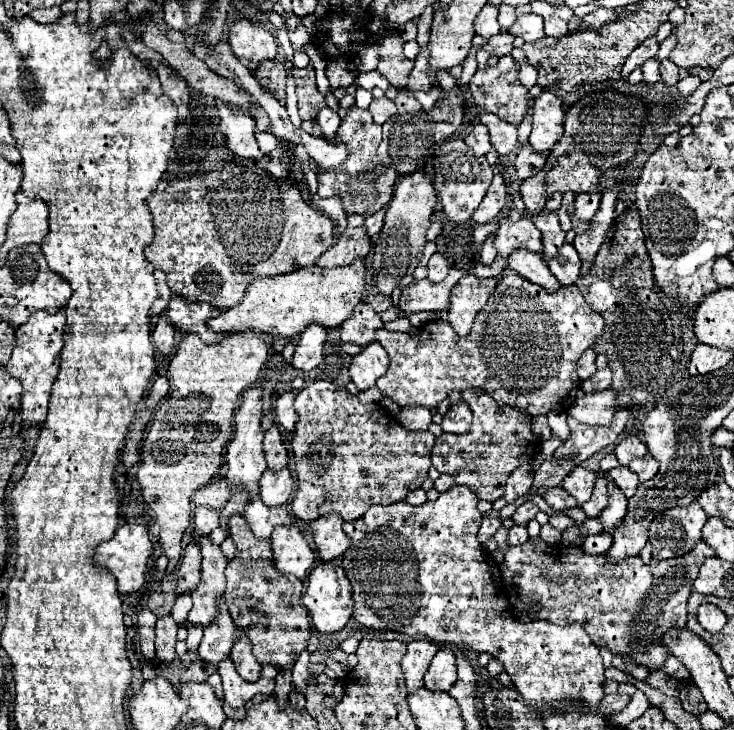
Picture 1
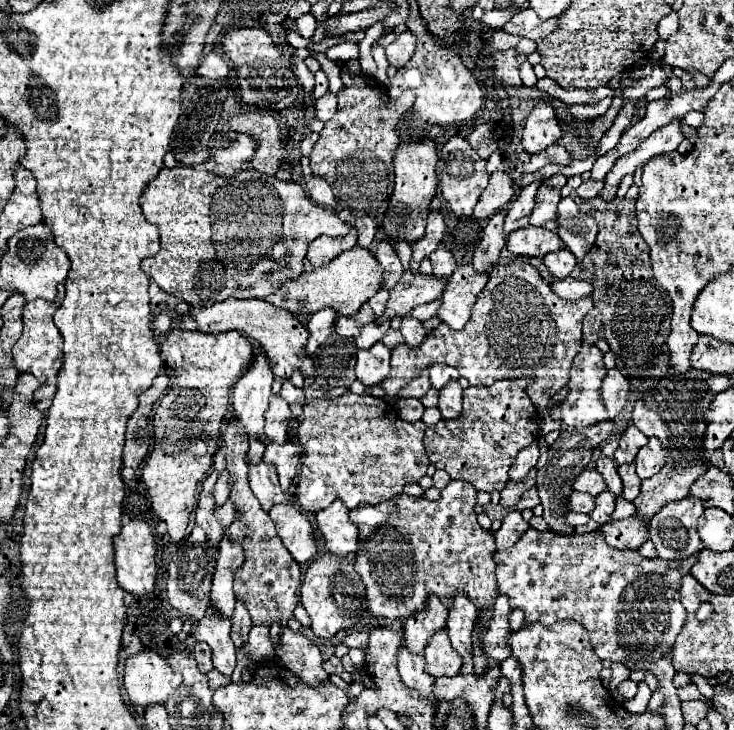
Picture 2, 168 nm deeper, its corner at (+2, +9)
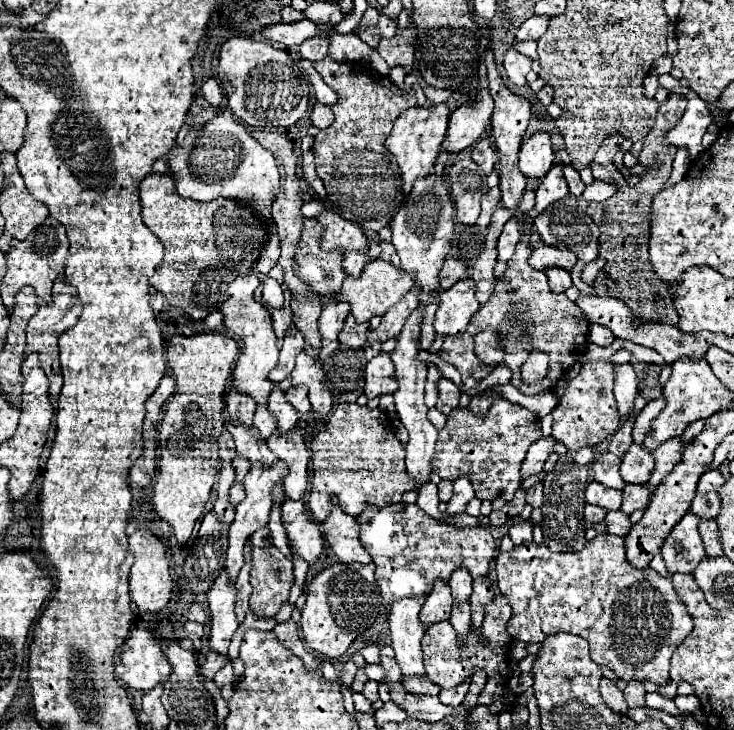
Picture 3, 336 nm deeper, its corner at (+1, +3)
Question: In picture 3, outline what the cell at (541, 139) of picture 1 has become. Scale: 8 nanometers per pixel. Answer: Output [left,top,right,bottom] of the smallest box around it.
[519,131,555,179]

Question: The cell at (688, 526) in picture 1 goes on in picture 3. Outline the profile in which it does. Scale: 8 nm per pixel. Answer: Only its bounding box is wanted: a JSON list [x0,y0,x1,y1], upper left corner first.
[661,513,705,573]

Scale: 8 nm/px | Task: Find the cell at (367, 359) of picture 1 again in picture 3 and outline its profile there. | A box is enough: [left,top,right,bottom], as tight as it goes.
[363,353,397,399]

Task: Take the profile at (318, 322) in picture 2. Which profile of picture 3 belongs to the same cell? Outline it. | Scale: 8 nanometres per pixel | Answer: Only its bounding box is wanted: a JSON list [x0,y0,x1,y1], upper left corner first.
[319,303,349,357]

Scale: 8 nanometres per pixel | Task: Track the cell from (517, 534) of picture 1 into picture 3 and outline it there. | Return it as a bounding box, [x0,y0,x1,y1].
[509,521,533,545]

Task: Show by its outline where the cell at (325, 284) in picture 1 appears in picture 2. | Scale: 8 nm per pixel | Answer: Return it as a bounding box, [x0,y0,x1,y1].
[266,247,384,315]

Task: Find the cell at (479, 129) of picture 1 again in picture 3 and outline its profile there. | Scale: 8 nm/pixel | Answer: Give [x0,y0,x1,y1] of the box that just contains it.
[471,137,497,175]

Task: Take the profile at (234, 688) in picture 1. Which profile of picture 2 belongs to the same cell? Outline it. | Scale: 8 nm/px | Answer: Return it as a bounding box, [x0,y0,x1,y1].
[196,607,236,675]

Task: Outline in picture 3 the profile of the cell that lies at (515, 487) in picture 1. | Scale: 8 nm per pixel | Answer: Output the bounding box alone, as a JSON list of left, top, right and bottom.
[521,437,555,479]

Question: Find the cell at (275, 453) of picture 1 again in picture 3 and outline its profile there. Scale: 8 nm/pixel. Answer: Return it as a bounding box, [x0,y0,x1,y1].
[267,387,299,435]

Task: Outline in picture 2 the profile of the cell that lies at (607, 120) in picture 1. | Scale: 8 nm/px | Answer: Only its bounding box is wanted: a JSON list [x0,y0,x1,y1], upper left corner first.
[504,181,540,235]

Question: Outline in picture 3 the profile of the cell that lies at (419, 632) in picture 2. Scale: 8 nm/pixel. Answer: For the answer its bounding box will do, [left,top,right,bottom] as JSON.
[419,581,451,629]

